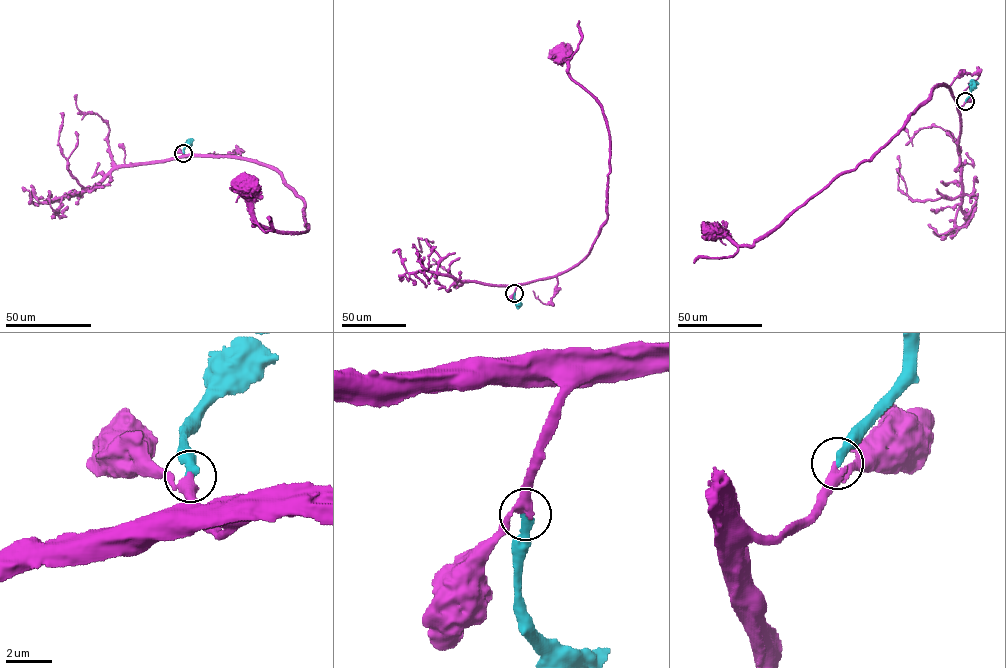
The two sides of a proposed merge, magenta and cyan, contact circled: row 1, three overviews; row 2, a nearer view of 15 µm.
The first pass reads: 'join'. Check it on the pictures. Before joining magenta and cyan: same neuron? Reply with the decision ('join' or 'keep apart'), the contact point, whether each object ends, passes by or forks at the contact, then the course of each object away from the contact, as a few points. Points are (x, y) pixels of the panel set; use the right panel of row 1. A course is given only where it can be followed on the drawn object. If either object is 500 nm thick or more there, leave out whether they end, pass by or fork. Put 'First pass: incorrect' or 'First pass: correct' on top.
First pass: correct
join; at (965, 101); magenta passes by; cyan ends there; magenta runs (965, 101), (956, 105), (942, 83), (869, 159), (843, 172), (751, 246), (694, 263); cyan runs (965, 101), (974, 80)

